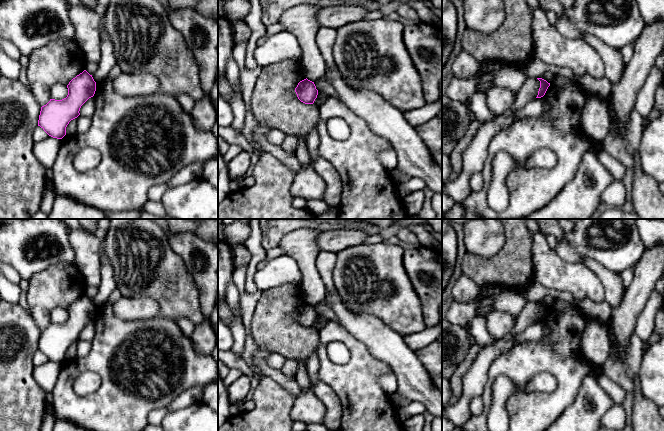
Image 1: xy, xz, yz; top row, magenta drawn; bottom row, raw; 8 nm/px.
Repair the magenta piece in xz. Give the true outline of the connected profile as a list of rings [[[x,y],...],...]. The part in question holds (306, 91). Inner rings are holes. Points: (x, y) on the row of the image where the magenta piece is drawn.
[[[307,78],[298,83],[295,92],[298,99],[305,104],[313,104],[318,95],[314,82]]]

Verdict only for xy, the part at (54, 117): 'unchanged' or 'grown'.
unchanged

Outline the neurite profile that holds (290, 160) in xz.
[[[256,123],[253,126],[253,144],[257,145],[262,152],[272,154],[286,167],[297,173],[301,169],[301,164],[295,153],[289,153],[283,150],[279,145],[270,143],[266,138],[266,134],[269,130],[271,130],[271,128]]]

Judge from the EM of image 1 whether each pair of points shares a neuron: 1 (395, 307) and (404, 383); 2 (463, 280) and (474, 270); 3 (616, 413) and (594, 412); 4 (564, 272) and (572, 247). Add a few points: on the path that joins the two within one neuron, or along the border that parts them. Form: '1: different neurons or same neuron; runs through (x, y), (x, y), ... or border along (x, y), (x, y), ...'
1: different neurons; border along (379, 319), (402, 336)
2: different neurons; border along (462, 273), (479, 286)
3: different neurons; border along (614, 403), (600, 420)
4: different neurons; border along (555, 249), (555, 252), (563, 260), (580, 262)

